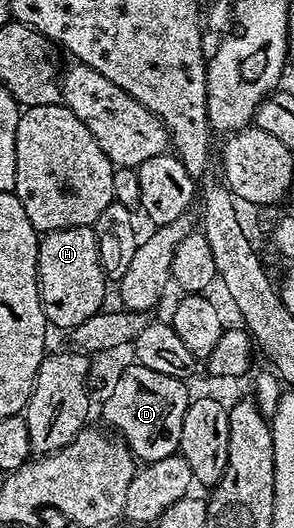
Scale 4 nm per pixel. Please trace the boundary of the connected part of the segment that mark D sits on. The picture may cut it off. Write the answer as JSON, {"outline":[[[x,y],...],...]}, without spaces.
{"outline":[[[131,363],[114,383],[103,405],[103,417],[138,460],[146,463],[178,452],[181,426],[191,402],[186,385],[182,378],[162,375],[138,363]]]}

